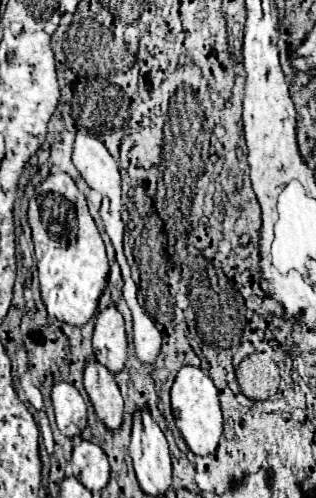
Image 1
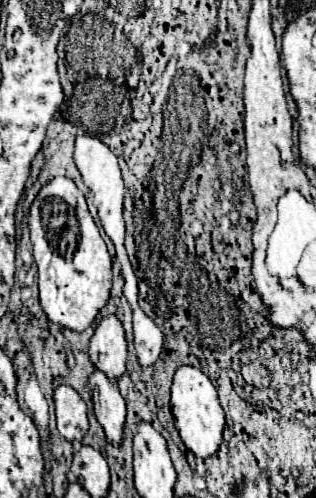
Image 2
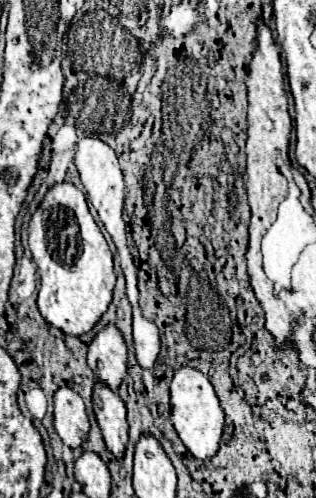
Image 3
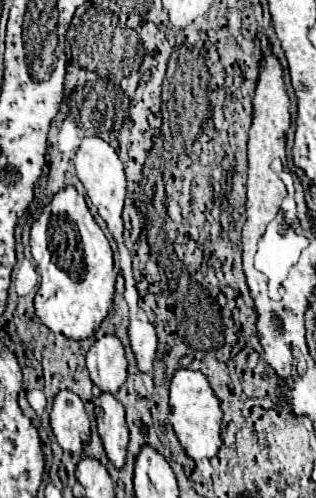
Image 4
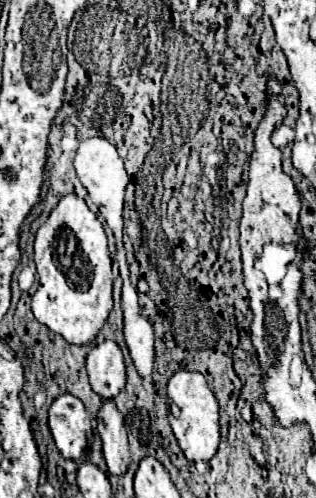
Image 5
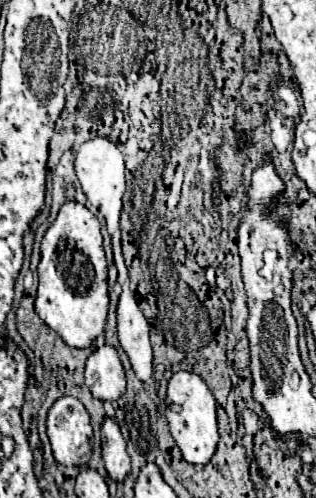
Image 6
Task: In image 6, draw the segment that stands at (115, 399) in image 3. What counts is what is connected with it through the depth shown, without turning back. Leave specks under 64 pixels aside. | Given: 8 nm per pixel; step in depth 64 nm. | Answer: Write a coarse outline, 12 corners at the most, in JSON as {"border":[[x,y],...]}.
{"border":[[114,416],[102,422],[102,458],[112,480],[130,472],[126,440]]}

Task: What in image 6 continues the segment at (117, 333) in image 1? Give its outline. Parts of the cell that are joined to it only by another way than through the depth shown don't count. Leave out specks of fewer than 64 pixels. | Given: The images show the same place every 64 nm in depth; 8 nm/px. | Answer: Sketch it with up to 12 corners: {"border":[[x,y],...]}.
{"border":[[114,346],[86,360],[86,386],[98,400],[126,390],[124,366]]}

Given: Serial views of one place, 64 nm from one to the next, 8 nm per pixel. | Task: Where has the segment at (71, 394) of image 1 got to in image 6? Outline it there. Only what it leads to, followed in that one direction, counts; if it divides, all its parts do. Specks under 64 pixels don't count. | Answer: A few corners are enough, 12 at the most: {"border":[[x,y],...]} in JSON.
{"border":[[62,396],[48,410],[54,458],[86,464],[78,450],[92,440],[84,404]]}

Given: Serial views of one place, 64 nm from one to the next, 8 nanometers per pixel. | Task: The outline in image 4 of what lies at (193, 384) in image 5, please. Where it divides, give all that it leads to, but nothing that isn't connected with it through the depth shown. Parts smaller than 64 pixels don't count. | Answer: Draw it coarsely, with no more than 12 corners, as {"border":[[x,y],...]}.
{"border":[[202,372],[170,382],[168,420],[196,462],[216,456],[222,410]]}

